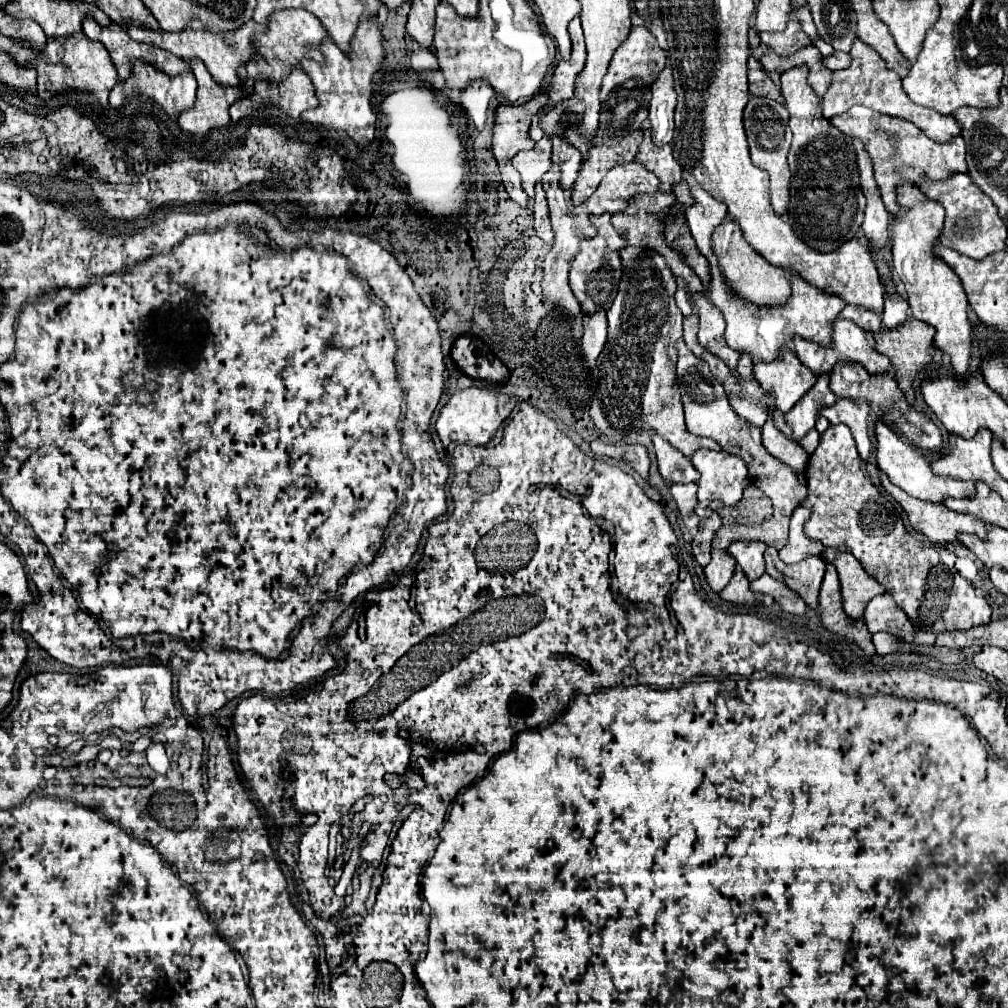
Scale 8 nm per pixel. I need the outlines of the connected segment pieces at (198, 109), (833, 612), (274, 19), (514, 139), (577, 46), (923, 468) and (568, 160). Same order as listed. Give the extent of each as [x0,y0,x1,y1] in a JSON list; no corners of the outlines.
[[178,57,242,135],[818,565,876,657],[238,9,324,81],[492,93,544,207],[548,17,586,105],[874,421,974,503],[550,135,582,189]]

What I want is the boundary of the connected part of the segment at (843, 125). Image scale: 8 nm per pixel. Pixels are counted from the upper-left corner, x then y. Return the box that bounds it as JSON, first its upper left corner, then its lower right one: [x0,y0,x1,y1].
[830,105,968,203]

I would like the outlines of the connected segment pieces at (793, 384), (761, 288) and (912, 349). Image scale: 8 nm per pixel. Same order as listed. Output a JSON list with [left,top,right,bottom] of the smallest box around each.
[[752,347,816,413],[712,219,790,305],[874,317,934,405]]

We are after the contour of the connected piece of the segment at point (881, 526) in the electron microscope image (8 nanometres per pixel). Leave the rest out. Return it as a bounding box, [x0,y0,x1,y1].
[802,425,992,633]

